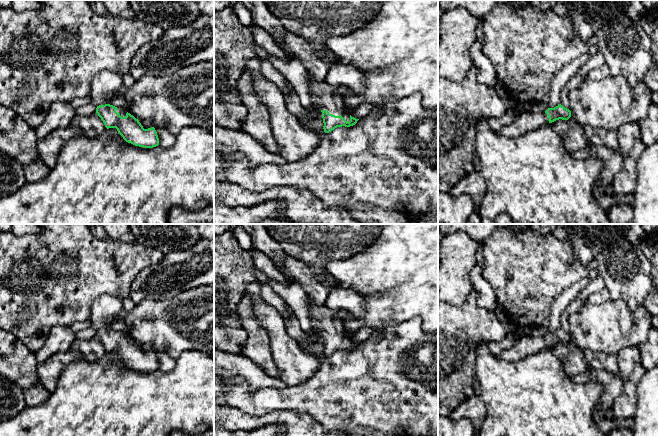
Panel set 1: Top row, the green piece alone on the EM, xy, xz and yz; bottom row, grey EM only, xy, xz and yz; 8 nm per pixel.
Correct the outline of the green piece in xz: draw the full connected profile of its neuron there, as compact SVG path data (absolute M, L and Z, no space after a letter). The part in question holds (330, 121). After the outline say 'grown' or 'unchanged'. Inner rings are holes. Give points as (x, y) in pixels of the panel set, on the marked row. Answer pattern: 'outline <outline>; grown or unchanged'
outline M308 73L309 90L321 109L323 129L329 133L337 127L350 127L357 123L356 119L343 108L342 98L335 95L338 86L329 84L326 80L319 81Z; grown

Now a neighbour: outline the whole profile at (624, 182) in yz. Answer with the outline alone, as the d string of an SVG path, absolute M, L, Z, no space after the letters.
M638 139L629 155L623 158L622 168L613 180L612 187L614 192L622 199L628 194L633 194L635 191L637 177L636 164L645 148L646 145Z

